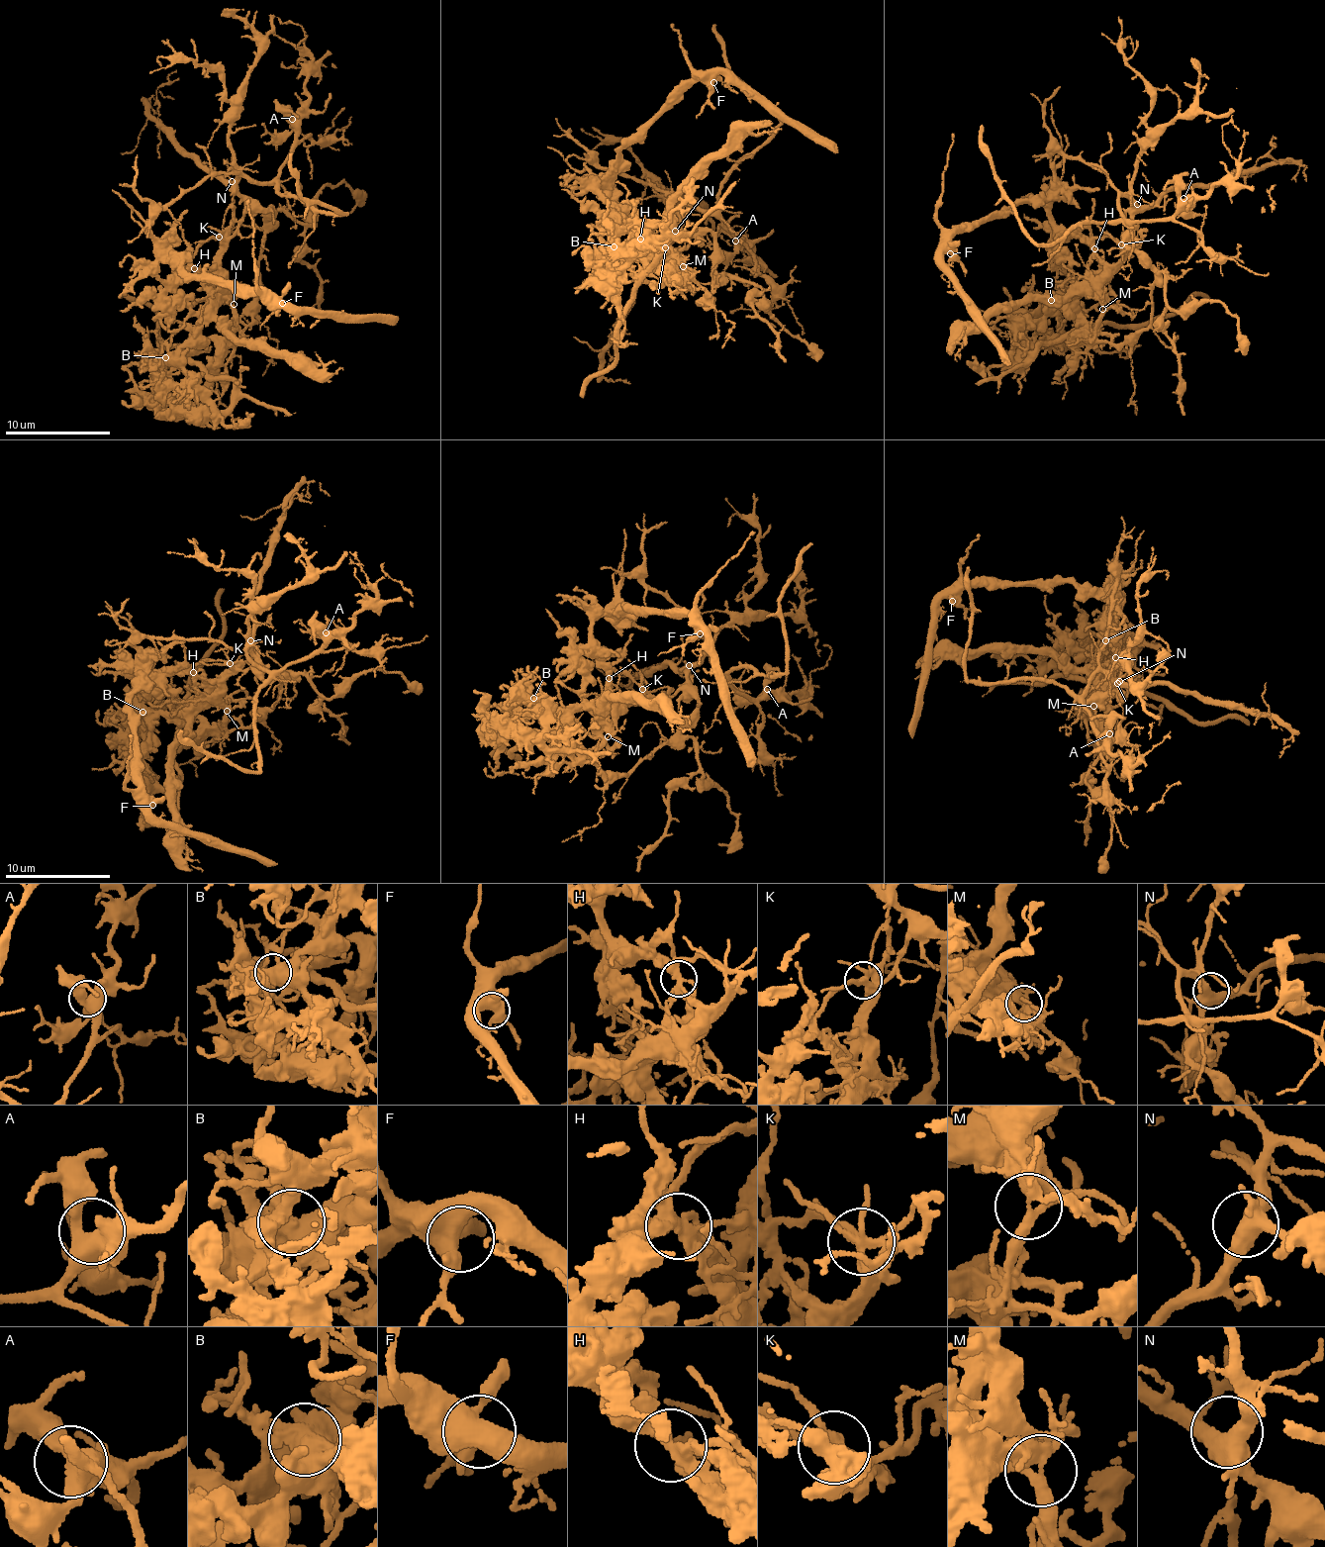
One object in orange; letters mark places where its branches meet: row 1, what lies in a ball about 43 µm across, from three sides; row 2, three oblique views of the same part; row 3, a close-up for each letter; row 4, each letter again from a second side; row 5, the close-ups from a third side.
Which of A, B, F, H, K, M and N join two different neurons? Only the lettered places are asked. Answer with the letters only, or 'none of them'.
B, H, K, M

